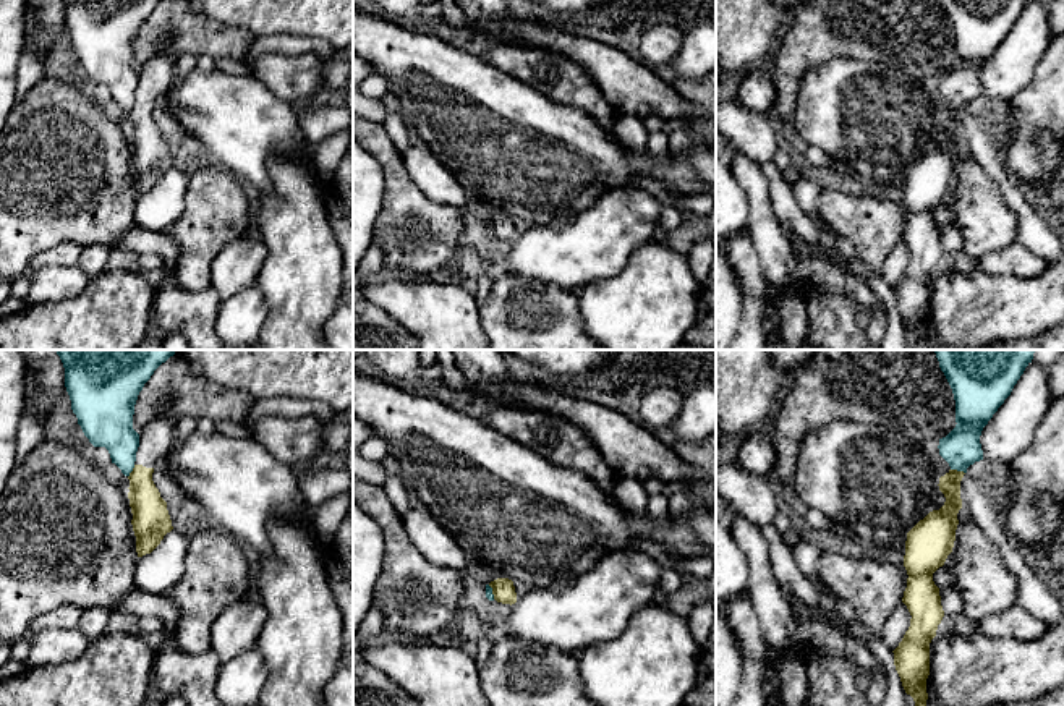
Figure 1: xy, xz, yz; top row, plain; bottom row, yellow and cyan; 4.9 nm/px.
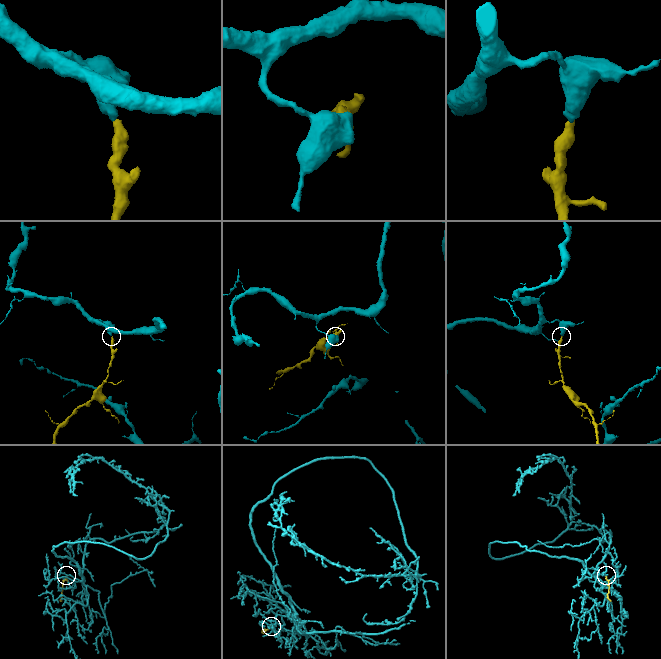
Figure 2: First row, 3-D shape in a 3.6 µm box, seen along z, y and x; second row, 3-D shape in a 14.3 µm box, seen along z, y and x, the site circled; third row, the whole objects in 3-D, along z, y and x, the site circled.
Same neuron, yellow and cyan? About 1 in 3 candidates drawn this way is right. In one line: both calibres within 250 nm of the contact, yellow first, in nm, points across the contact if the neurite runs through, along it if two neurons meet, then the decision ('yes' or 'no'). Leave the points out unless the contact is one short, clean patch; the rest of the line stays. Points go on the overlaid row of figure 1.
calibres 120 and 190 nm; border yz (951, 468), (964, 473); no

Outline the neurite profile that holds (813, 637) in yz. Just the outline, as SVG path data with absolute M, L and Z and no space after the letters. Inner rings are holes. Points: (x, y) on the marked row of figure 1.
M737 512L729 513L727 523L750 565L747 588L768 648L779 656L795 651L805 661L816 656L844 659L845 635L802 612L792 588L776 580L761 530Z

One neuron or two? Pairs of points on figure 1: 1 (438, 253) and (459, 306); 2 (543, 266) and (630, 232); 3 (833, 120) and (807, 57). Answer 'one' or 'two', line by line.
1: two
2: one
3: two

